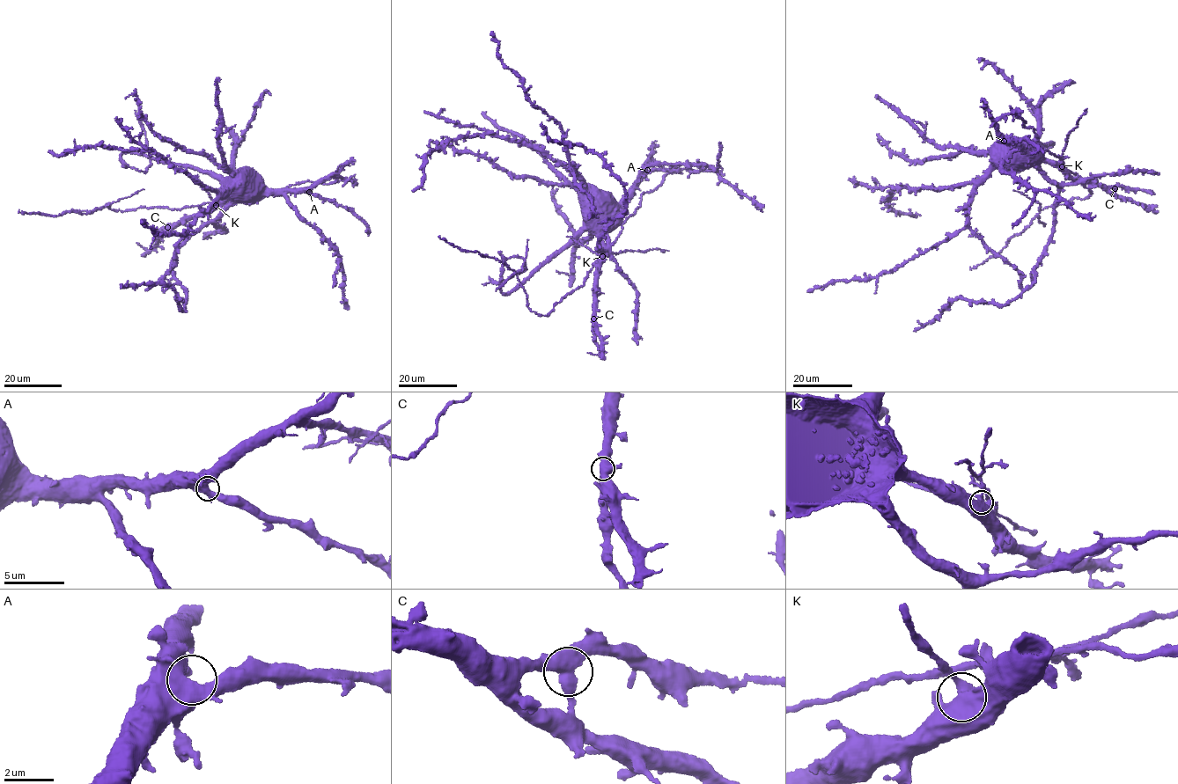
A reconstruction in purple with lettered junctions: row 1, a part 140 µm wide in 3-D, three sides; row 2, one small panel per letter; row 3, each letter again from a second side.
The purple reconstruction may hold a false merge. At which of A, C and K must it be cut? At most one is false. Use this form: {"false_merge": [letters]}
{"false_merge": ["K"]}

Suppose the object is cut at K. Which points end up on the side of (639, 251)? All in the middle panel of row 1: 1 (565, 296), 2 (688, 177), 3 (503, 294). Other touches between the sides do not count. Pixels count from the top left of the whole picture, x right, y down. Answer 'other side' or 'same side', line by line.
1: same side
2: other side
3: other side

